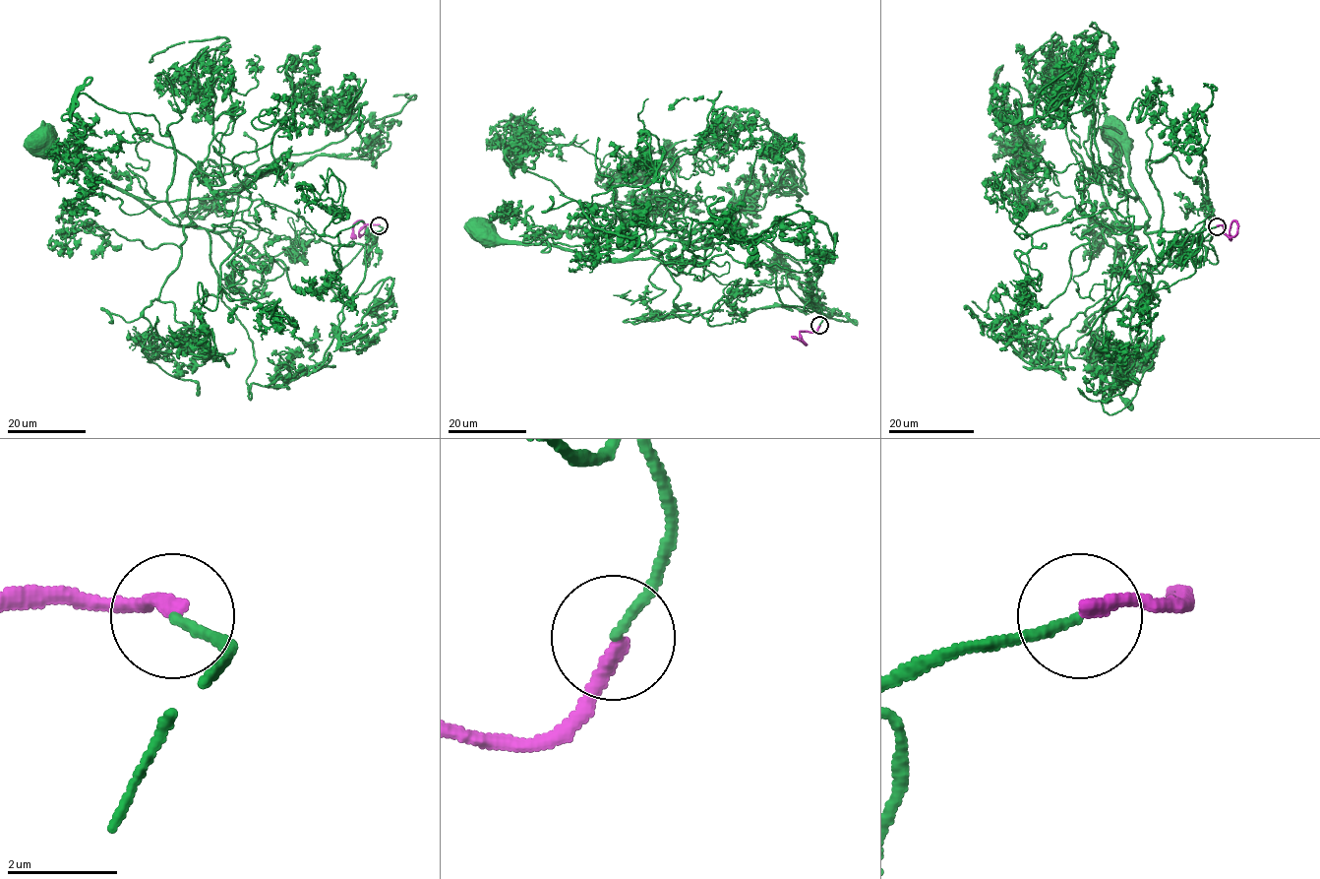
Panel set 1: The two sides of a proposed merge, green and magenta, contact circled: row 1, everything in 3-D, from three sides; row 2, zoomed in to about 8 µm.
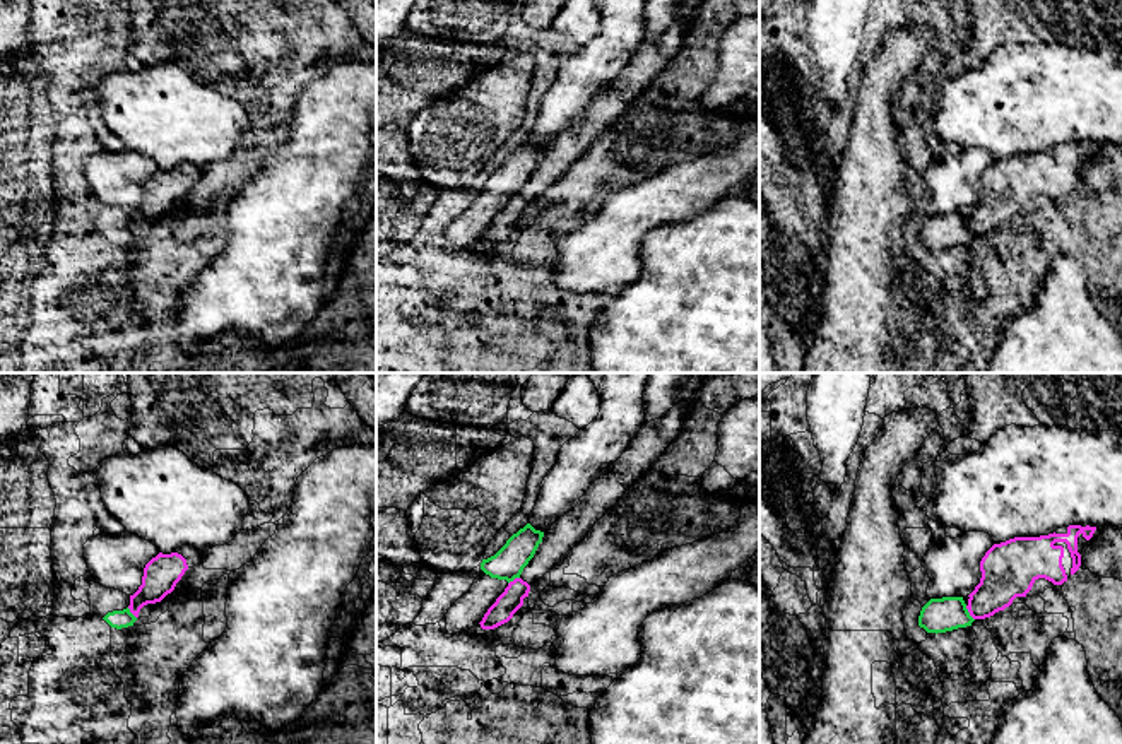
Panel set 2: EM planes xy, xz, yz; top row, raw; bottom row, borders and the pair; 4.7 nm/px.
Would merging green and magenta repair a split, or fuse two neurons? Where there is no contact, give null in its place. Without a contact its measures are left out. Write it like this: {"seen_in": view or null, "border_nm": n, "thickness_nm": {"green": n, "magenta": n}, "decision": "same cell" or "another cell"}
{"seen_in": "yz", "border_nm": 80, "thickness_nm": {"green": 160, "magenta": 220}, "decision": "another cell"}

